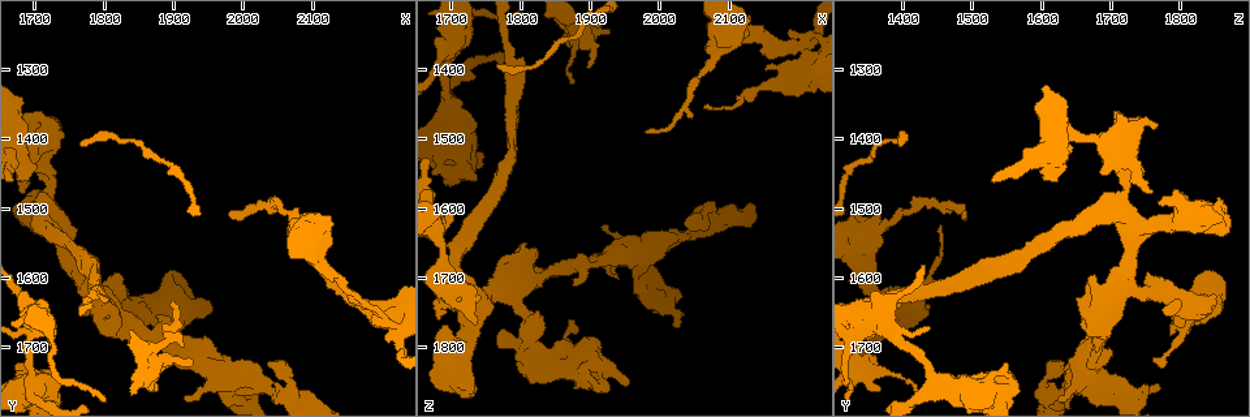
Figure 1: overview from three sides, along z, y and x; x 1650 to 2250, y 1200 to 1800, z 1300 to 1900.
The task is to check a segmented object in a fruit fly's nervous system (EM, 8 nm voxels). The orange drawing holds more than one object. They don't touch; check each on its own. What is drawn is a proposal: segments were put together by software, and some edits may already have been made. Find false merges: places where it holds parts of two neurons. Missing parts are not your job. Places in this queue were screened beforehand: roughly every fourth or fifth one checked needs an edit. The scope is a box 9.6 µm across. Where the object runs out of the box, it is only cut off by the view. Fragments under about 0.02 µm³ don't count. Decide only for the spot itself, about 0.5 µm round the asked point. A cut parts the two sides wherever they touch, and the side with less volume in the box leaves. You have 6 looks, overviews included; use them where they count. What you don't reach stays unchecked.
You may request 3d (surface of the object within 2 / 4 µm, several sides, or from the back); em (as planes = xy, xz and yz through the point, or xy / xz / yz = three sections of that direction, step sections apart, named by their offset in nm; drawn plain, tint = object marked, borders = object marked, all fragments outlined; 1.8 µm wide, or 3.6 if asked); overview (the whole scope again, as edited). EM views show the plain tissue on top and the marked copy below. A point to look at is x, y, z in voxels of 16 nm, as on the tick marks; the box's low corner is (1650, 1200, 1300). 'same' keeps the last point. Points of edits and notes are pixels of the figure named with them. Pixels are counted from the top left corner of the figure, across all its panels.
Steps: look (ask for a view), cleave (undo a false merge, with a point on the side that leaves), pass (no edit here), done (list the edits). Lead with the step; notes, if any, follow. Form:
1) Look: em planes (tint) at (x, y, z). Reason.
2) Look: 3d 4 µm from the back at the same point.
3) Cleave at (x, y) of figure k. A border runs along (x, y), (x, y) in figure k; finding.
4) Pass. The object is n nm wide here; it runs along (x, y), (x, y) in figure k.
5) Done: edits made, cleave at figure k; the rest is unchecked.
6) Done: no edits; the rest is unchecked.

Look: em planes (tint) at (1705, 1675, 1375). Calibre changes.

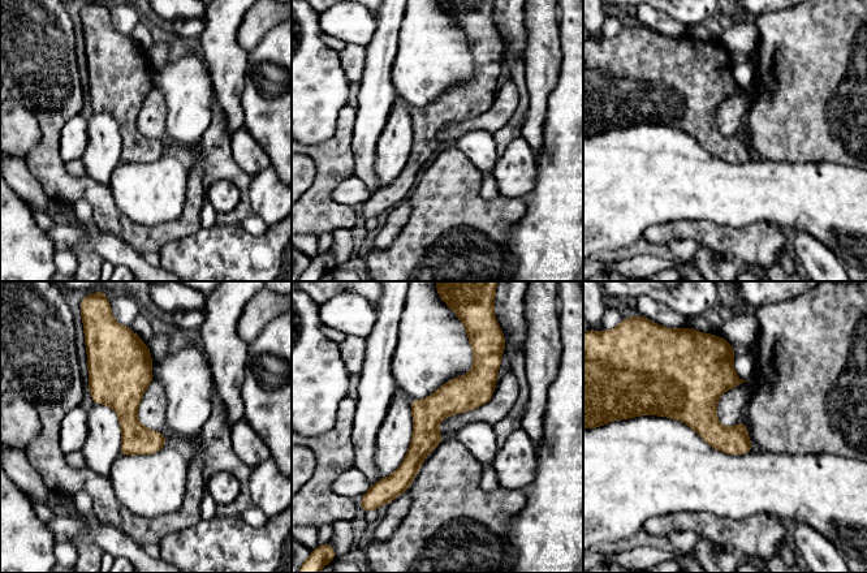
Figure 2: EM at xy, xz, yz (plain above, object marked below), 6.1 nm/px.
Pass. It runs along (487, 367), (425, 425), (388, 487) in figure 2; all the same neuron.

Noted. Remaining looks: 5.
Look: 3d 4 µm at (2145, 1610, 1355). A fork.

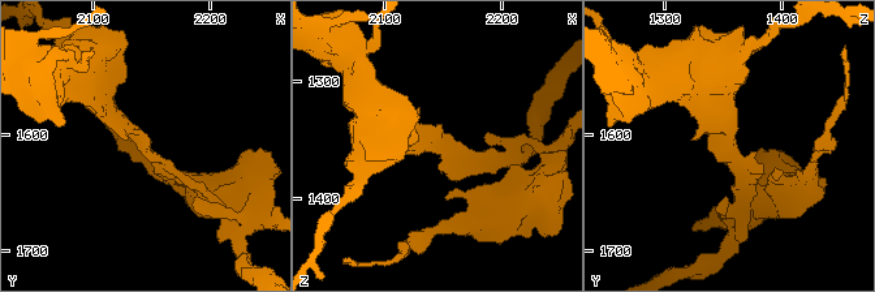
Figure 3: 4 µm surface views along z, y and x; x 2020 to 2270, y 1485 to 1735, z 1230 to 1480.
Look: em yz step 8 (tint) at (2146, 1612, 1358). 3 arms meet here; need the tissue.

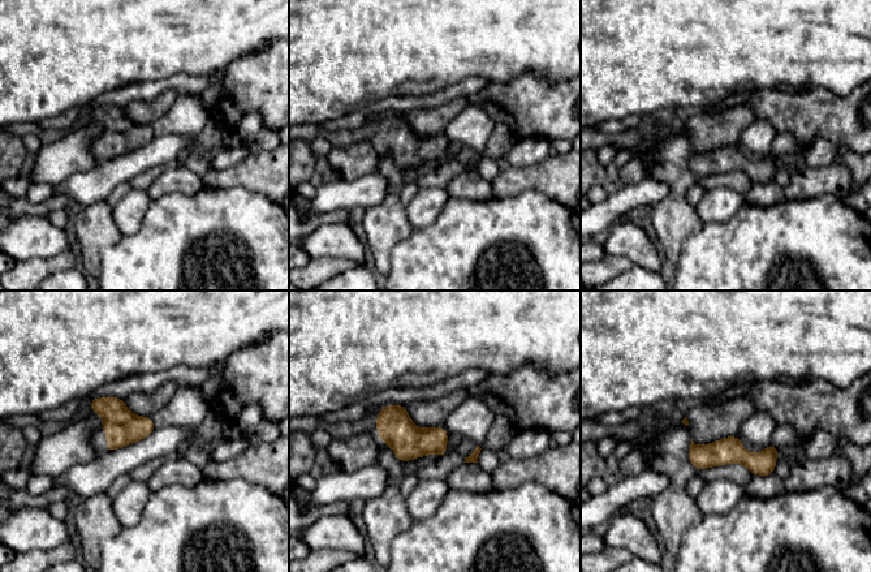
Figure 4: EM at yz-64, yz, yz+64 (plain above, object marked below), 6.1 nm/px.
Look: em planes (tint) at the same point.

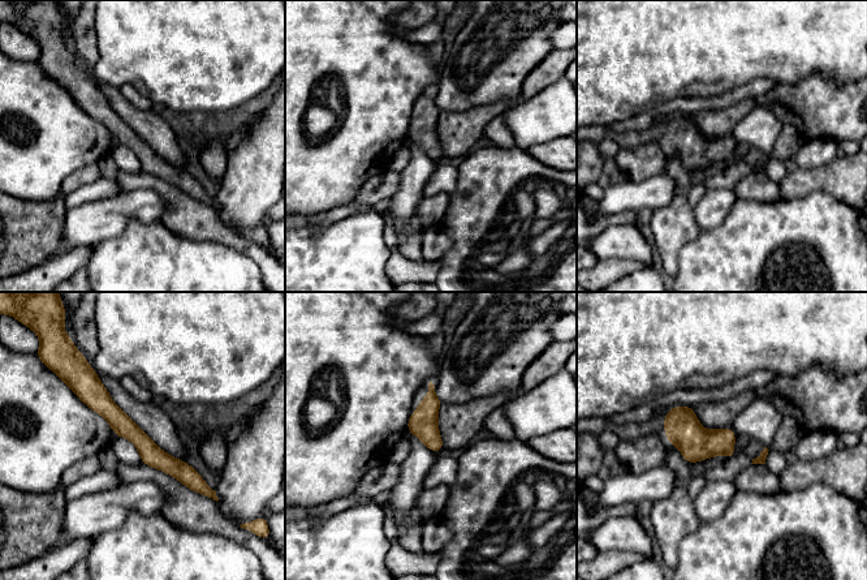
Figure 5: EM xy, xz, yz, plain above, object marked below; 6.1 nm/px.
Pass. It runs along (90, 378), (91, 392), (199, 488) in figure 5; all the same neuron.

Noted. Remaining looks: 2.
Look: 3d 4 µm at (1865, 1645, 1830). Abrupt turn.

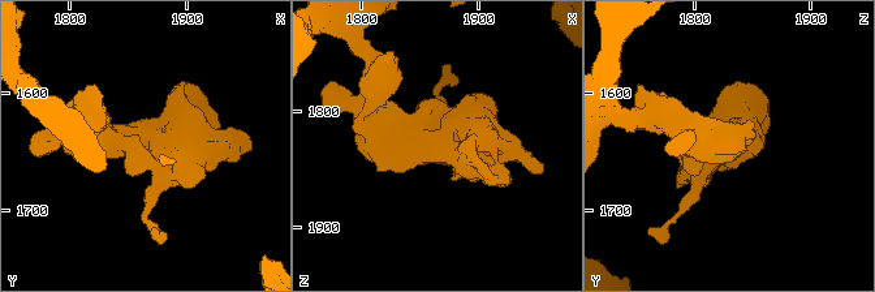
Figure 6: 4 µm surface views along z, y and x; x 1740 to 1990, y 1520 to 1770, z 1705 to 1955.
Look: em planes (tint) at (1866, 1644, 1832). Now the EM.

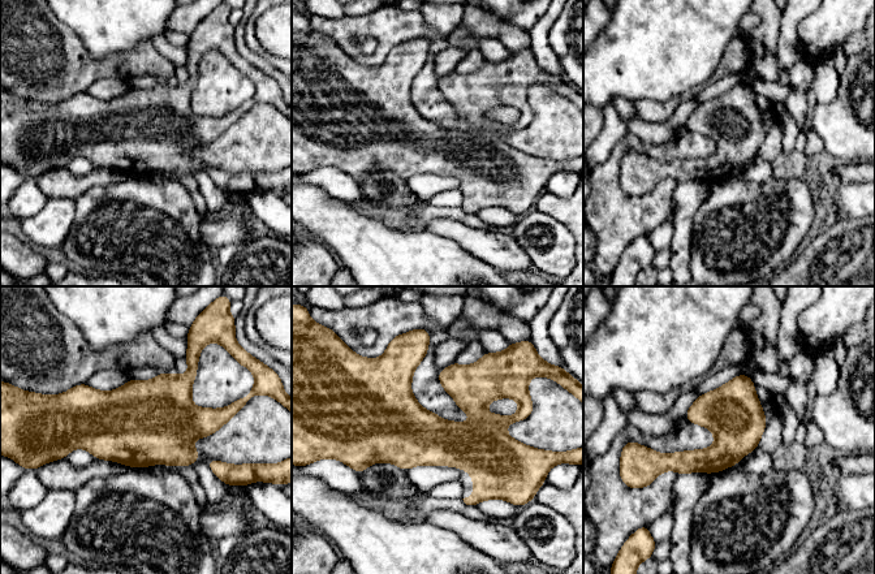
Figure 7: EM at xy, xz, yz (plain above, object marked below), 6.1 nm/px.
Pass. The object is 360 nm wide here; all the same neuron.

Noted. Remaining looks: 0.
Done: no edits; the rest is unchecked.

